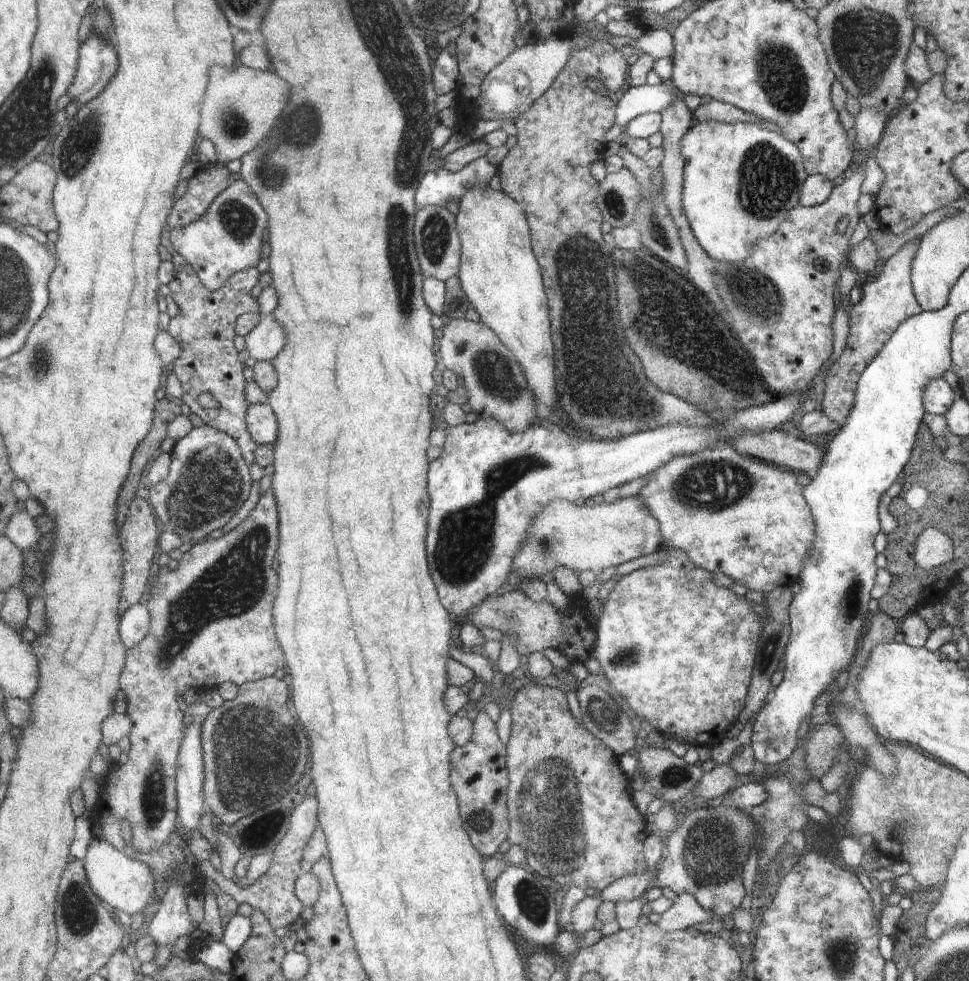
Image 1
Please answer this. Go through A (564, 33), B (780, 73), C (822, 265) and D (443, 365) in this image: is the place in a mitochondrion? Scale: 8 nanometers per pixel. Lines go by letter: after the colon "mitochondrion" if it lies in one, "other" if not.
A: other
B: mitochondrion
C: other
D: other

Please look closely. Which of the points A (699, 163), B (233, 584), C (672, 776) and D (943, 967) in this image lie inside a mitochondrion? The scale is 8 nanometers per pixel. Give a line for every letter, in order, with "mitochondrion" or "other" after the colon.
A: other
B: mitochondrion
C: mitochondrion
D: mitochondrion

